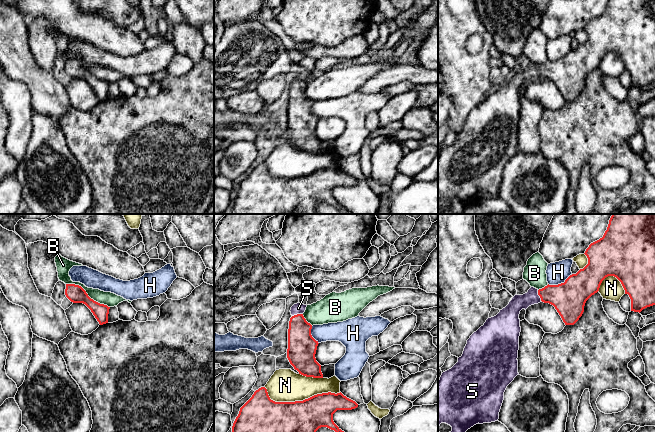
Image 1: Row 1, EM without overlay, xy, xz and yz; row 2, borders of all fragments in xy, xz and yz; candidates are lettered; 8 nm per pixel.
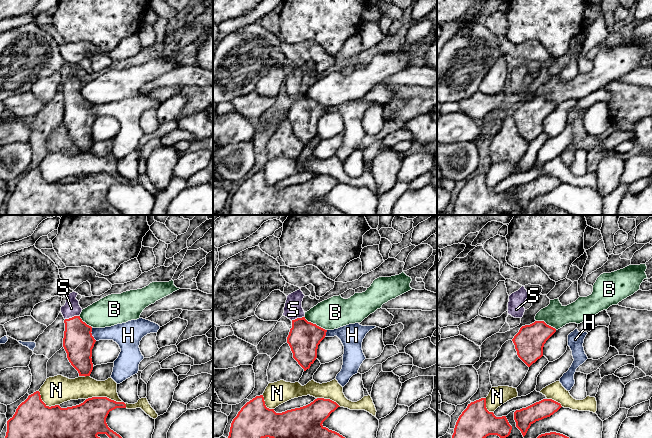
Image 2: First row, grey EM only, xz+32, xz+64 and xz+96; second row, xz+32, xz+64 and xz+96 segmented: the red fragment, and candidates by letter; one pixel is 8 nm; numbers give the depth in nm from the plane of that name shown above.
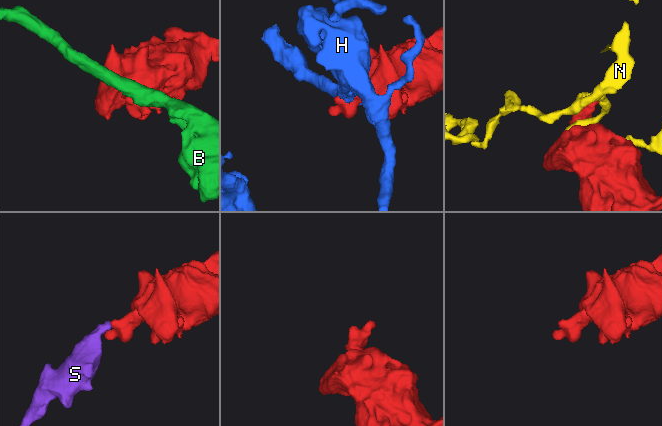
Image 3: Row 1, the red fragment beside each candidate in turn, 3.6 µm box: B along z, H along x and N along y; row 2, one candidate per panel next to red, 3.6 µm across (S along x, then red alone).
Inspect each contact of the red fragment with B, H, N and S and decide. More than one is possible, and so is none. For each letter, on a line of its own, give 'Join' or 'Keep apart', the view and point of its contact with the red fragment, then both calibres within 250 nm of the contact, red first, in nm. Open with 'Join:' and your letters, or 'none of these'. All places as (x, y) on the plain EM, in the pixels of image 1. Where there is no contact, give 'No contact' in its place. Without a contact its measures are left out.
Join: S
B: Keep apart. Touches red at xy (87, 70). Thickness 140 nm (red) against 110 nm
H: Keep apart. Touches red at yz (561, 59). Thickness 260 nm (red) against 170 nm
N: Keep apart. Touches red at xz (300, 177). Thickness 440 nm (red) against 260 nm
S: Join. Touches red at yz (540, 72). Thickness 260 nm (red) against 120 nm

